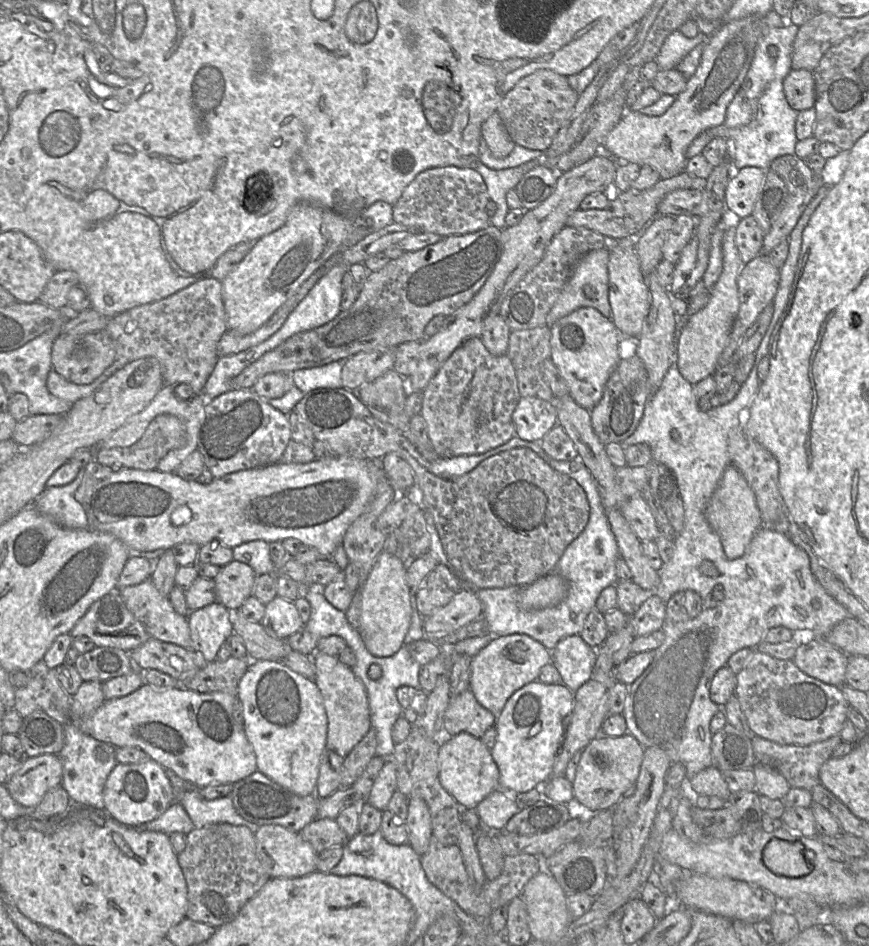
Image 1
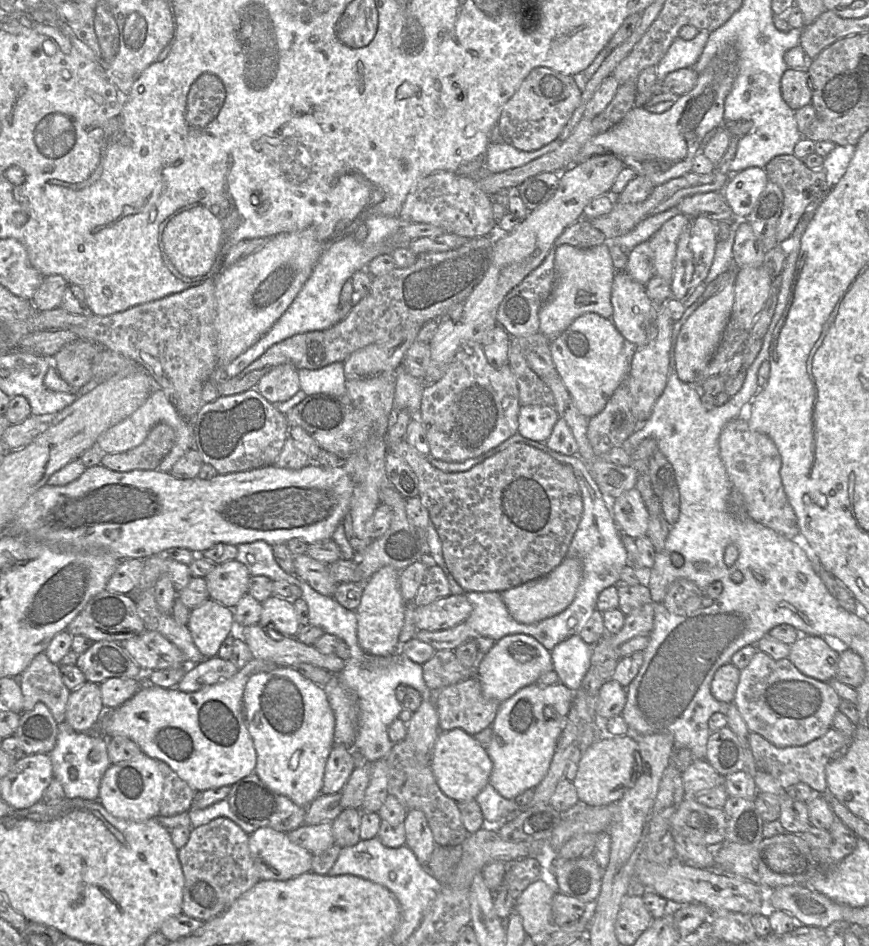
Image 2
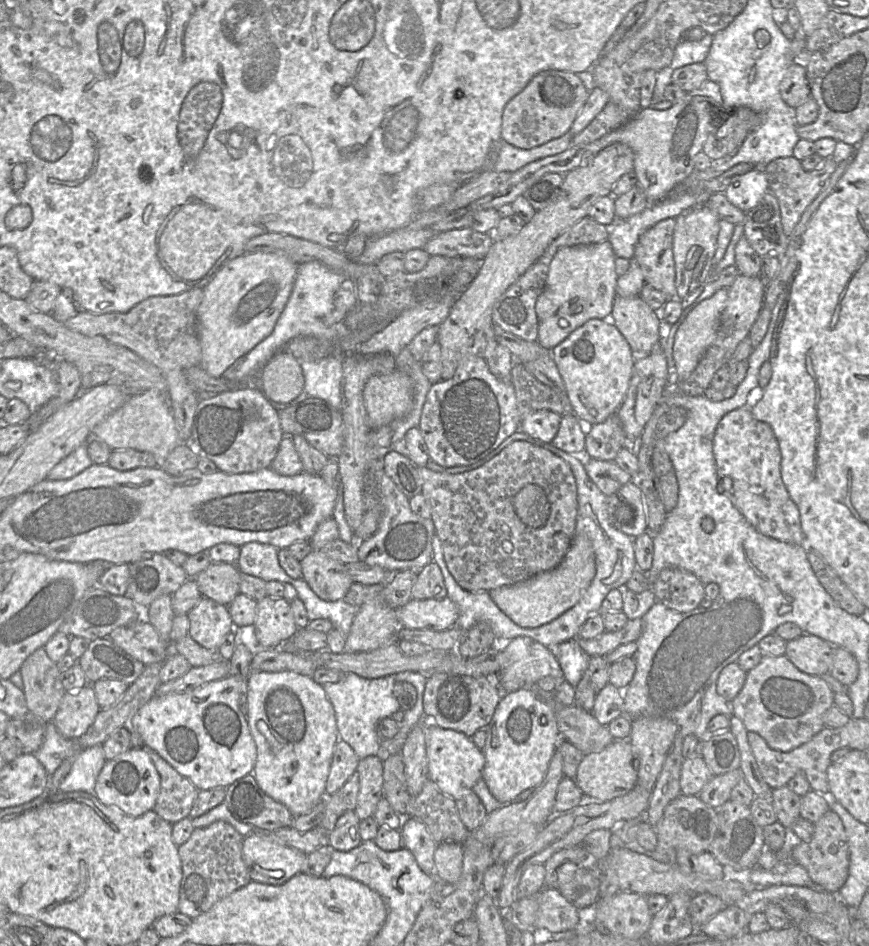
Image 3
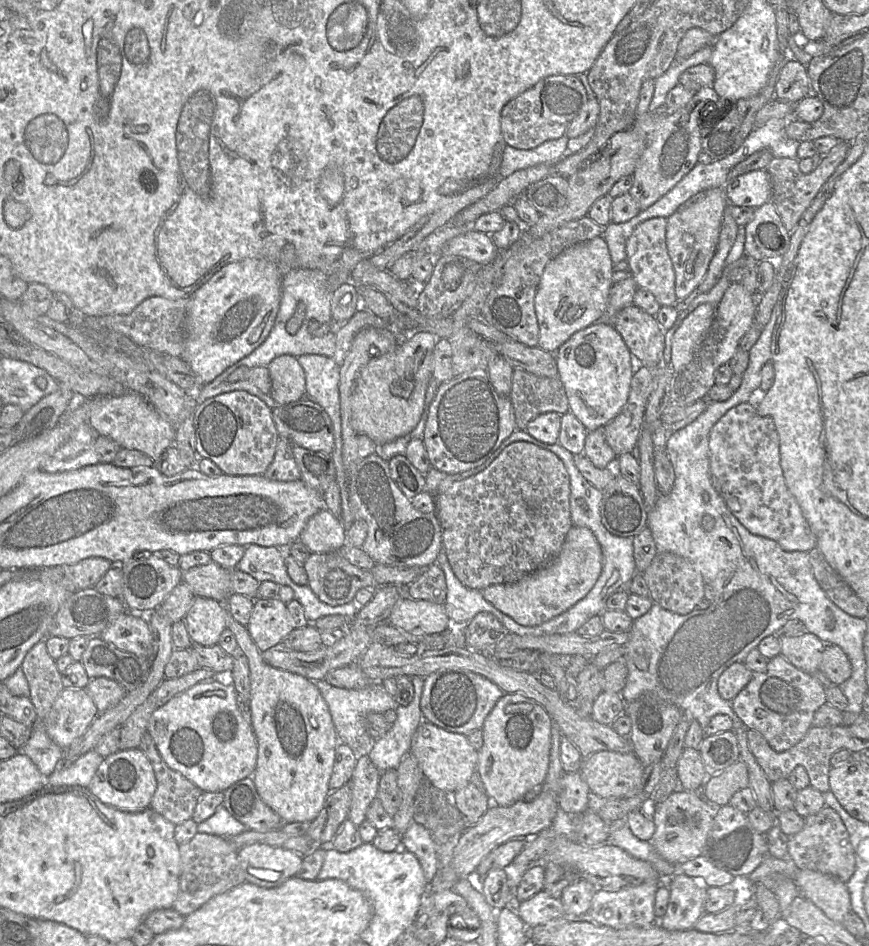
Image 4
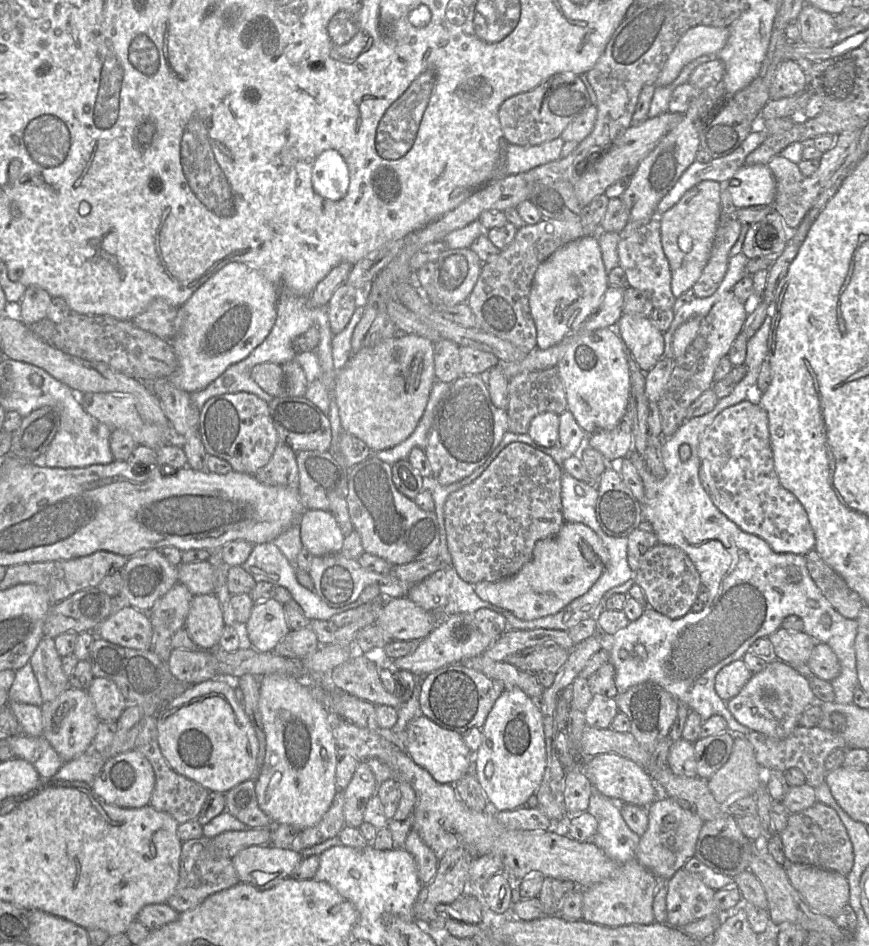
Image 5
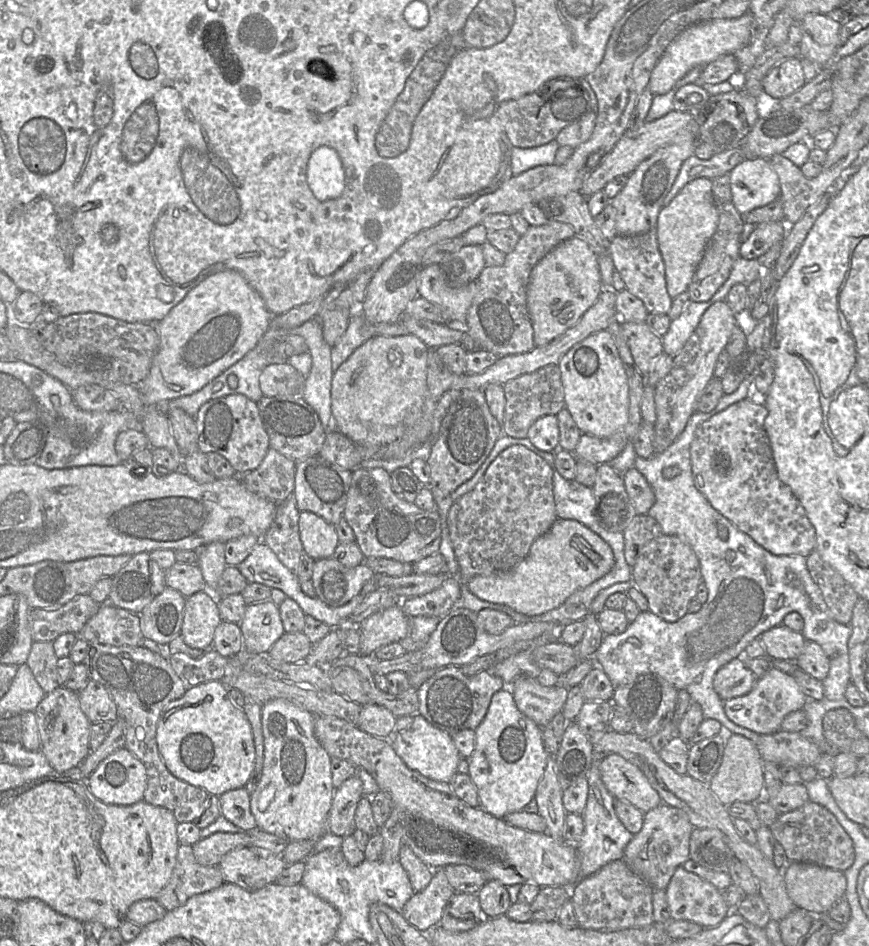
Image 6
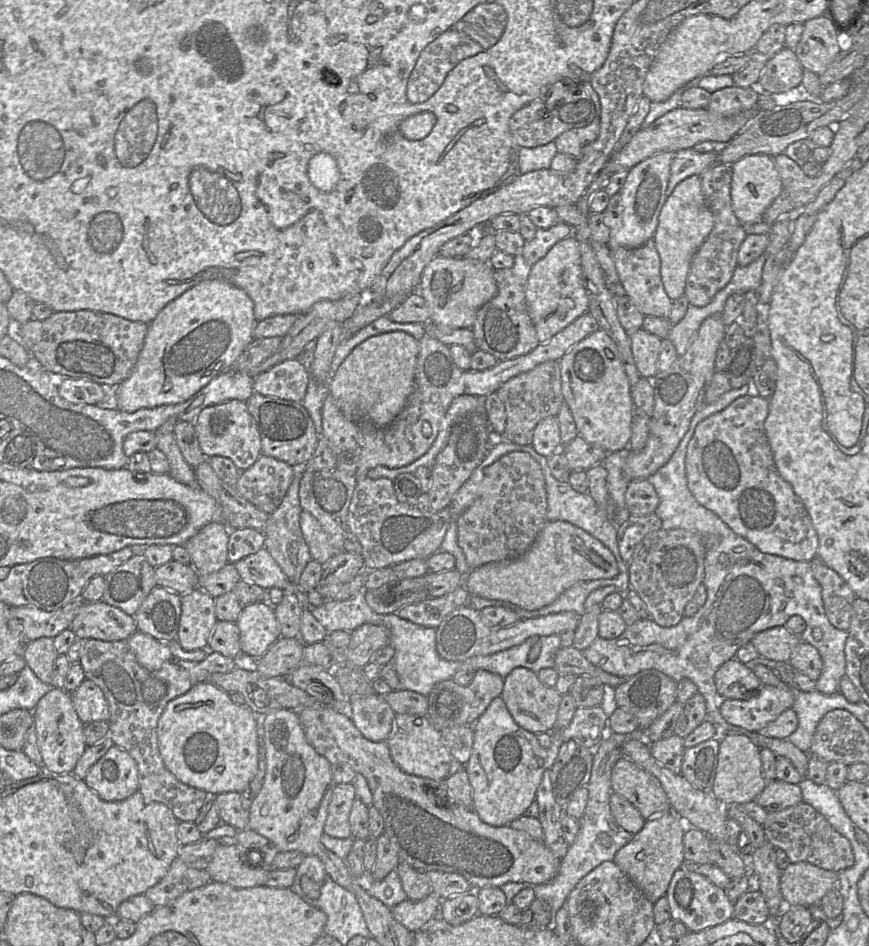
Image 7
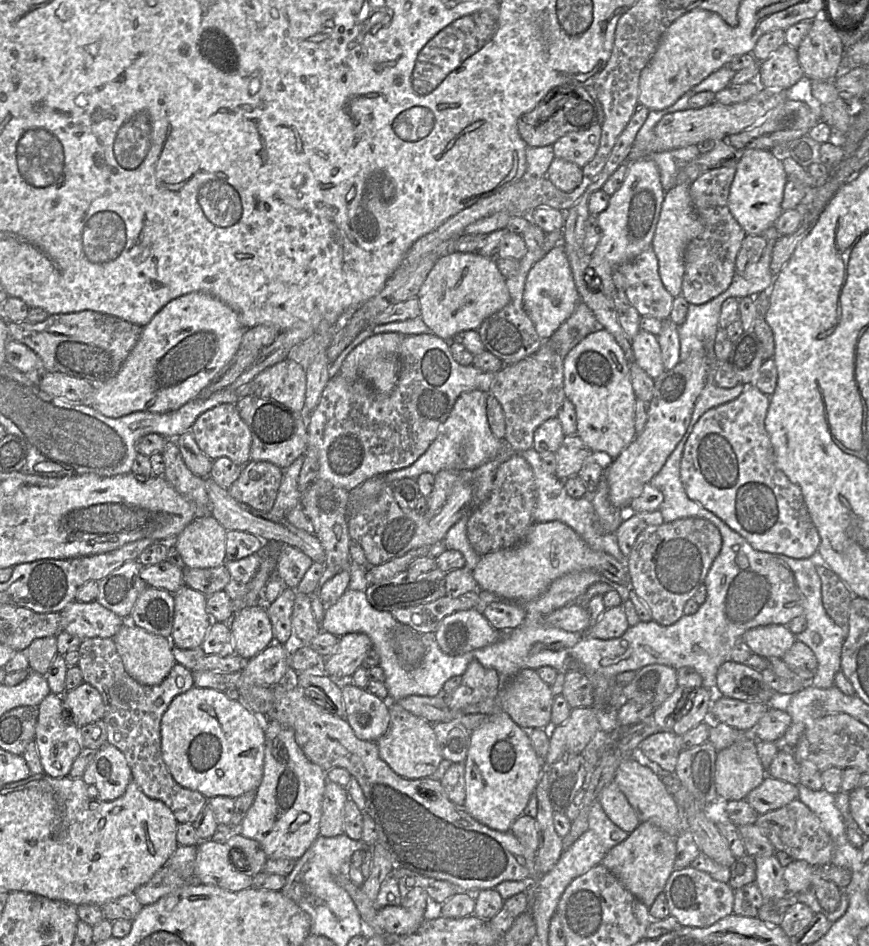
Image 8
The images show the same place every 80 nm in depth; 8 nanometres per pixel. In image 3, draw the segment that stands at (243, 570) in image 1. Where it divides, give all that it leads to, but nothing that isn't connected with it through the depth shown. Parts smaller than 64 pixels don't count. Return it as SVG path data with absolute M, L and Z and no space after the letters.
M212 562L204 571L193 577L202 597L229 606L240 593L241 572L236 564Z

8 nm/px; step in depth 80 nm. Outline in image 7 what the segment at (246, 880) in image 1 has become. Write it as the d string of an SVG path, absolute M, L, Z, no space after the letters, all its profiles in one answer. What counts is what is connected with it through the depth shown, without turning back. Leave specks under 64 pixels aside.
M178 856L173 860L166 875L144 895L154 906L164 906L183 893L205 886L212 882L206 869L194 869L187 866Z

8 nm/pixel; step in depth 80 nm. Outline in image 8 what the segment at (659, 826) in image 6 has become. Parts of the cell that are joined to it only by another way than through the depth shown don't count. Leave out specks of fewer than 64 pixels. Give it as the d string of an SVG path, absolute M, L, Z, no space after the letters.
M642 822L622 843L613 847L602 859L601 865L614 874L621 884L638 900L650 908L663 893L674 871L677 838L668 835L652 822Z

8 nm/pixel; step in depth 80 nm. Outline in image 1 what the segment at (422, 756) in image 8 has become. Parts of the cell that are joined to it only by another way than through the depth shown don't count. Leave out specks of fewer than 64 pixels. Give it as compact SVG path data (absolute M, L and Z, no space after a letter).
M461 732L445 740L438 752L439 781L462 809L476 809L493 791L500 789L499 769L491 750L481 739Z

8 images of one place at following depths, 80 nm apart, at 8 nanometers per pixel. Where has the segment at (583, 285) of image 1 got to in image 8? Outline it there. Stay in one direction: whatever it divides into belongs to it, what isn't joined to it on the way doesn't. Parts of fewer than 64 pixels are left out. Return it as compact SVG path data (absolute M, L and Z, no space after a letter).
M559 243L532 266L523 292L524 309L542 341L547 341L572 315L579 299L564 243Z

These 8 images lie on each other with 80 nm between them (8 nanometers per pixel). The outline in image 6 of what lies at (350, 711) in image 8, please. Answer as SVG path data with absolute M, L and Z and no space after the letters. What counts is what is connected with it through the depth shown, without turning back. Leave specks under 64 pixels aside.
M367 704L361 708L358 727L374 737L390 740L397 718L383 706Z

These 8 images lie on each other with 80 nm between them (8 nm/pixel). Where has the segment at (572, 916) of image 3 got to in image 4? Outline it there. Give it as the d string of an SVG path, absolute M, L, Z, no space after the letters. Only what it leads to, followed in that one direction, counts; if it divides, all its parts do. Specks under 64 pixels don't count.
M543 889L531 898L522 901L518 908L518 914L529 927L566 916L561 898L551 897Z

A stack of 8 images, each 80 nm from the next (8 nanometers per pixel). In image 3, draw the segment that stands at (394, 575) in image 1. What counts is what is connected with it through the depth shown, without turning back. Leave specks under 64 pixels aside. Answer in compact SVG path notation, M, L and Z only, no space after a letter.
M383 585L366 586L363 604L354 618L348 636L345 638L345 653L367 652L378 649L388 643L397 643L400 629L398 610L390 607L383 598Z

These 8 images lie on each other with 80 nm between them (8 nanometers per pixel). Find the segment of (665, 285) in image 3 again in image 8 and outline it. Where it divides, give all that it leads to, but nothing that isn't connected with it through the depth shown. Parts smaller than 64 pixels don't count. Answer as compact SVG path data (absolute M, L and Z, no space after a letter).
M649 247L617 269L625 279L625 299L641 316L668 319L674 298L665 289L658 271L658 259Z

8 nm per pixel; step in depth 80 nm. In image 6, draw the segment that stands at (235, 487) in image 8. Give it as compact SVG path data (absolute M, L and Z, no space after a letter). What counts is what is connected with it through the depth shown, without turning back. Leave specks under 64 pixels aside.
M269 449L258 468L238 476L249 491L279 504L293 493L295 475L296 462Z

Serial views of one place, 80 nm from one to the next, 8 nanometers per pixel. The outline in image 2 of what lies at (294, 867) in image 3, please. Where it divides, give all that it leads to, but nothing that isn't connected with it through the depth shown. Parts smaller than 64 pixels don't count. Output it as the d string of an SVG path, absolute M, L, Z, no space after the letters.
M259 827L249 835L249 850L261 880L285 881L312 870L313 854L291 842L287 833Z

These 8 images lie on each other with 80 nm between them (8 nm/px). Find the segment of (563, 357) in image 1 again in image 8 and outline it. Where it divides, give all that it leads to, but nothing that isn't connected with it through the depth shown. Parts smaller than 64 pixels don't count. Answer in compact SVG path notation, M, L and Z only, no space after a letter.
M605 329L595 331L563 358L563 386L576 413L577 432L585 446L606 460L616 458L636 437L635 402L629 358Z

